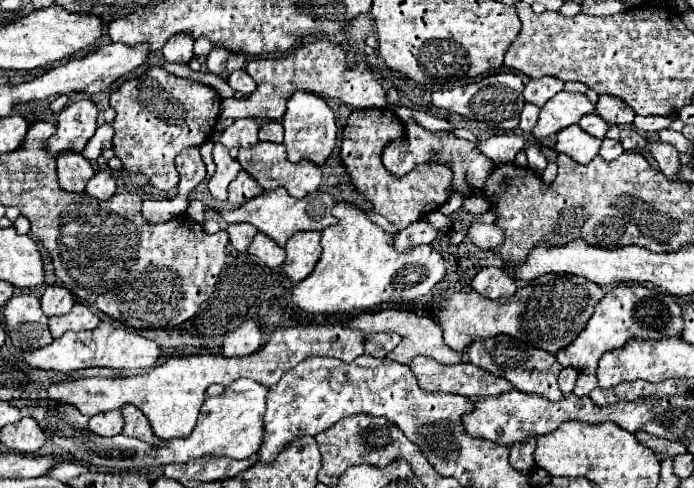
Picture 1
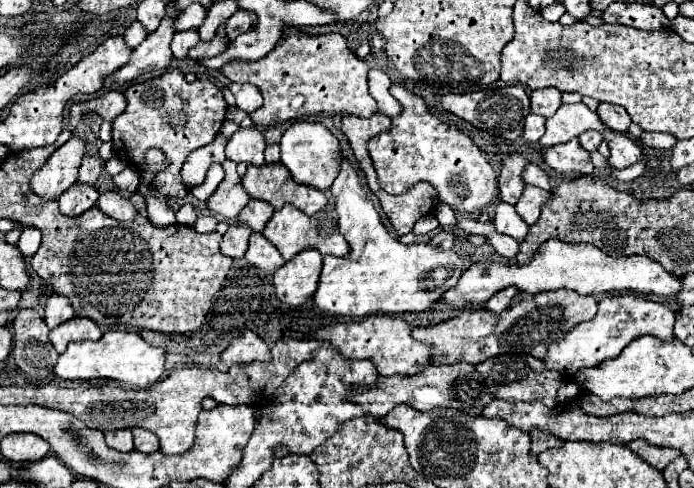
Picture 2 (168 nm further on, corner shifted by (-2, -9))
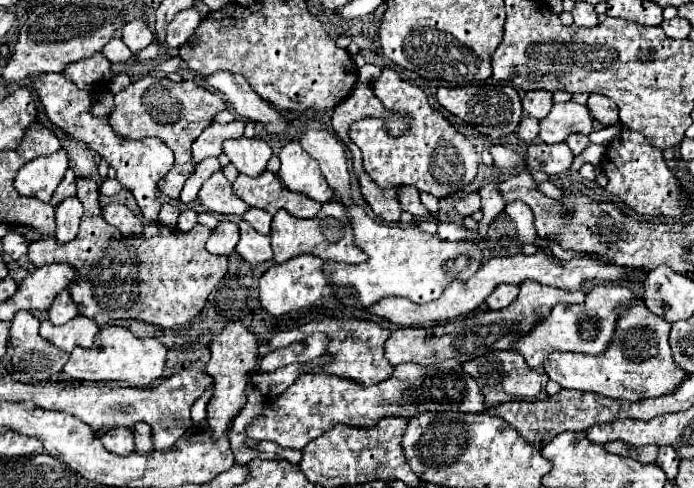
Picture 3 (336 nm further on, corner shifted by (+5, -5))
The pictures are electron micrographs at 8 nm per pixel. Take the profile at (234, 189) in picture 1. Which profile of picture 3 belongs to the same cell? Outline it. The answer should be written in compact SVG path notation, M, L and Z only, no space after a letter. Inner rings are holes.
M248 209L246 211L246 215L242 215L242 219L246 221L246 223L250 223L256 231L260 231L260 233L270 233L270 223L272 223L272 215L268 213L268 211L262 211L262 209Z

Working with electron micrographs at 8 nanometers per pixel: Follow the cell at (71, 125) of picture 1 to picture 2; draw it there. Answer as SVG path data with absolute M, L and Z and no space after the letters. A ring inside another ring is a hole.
M73 135L73 139L61 145L47 159L47 163L31 177L29 189L41 199L59 199L59 195L75 183L83 153L85 141Z

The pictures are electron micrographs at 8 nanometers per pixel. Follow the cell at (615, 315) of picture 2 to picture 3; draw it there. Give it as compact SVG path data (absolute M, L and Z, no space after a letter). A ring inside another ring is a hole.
M598 285L586 295L586 301L582 305L562 305L562 303L556 305L550 317L538 323L530 331L530 335L526 335L526 339L520 339L516 343L514 349L524 355L530 367L540 367L554 351L572 351L572 353L588 353L588 355L604 353L616 331L616 309L634 307L638 301L640 299L628 287Z

